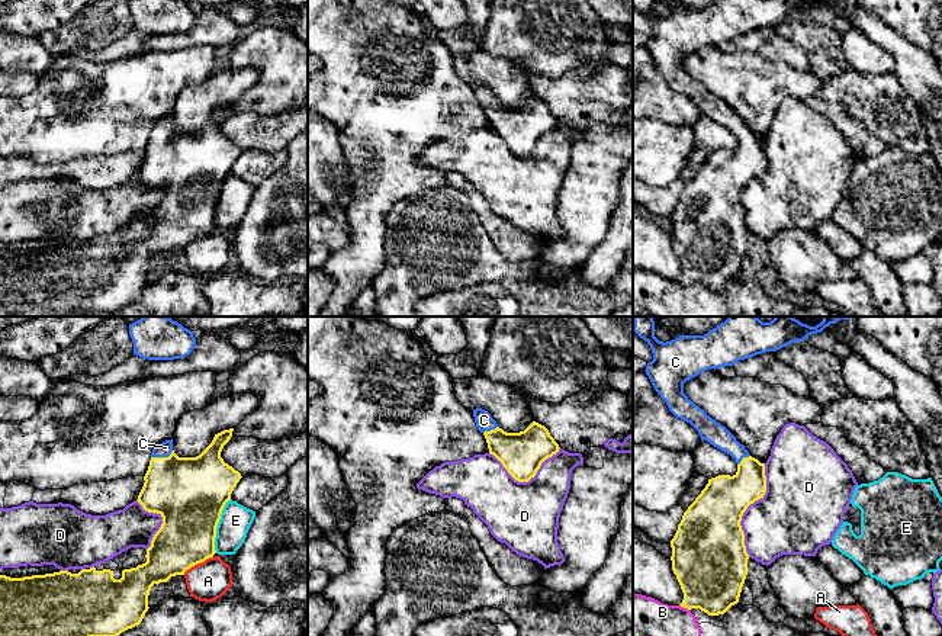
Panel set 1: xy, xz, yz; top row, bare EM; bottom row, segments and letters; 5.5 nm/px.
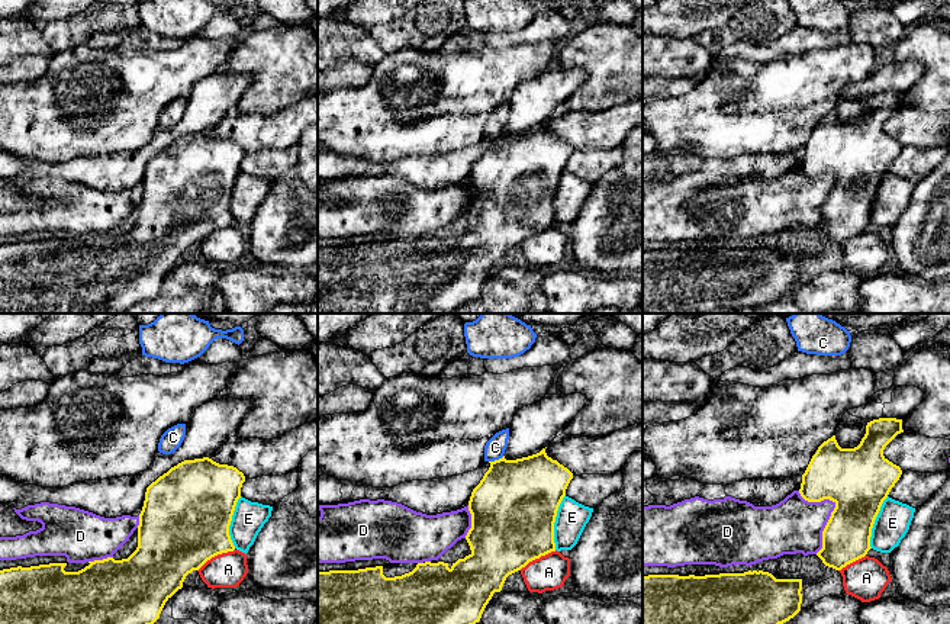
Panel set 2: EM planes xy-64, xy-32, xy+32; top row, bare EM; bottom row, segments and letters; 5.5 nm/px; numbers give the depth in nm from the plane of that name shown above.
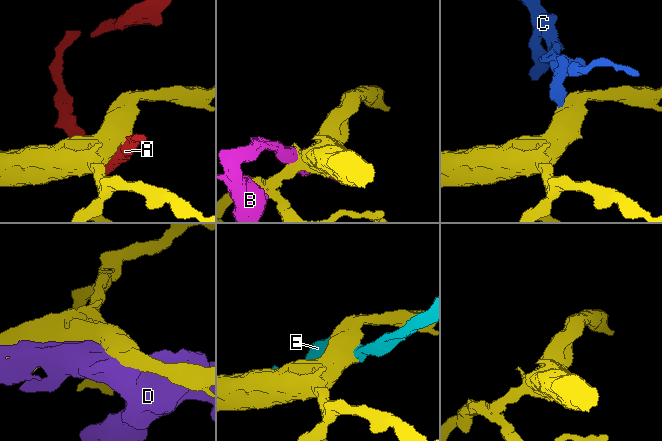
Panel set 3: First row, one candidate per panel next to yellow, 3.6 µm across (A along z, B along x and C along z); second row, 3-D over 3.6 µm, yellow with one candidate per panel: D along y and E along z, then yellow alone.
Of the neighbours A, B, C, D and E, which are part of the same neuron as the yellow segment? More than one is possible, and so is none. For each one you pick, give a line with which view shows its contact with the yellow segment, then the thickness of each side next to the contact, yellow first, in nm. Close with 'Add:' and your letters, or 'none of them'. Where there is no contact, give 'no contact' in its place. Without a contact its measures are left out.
C: contact in xy; calibres 400 and 80 nm
Add: C

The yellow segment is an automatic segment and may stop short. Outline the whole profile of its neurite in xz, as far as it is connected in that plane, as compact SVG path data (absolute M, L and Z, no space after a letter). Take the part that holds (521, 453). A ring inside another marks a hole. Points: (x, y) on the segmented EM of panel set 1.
M473 409L478 430L485 436L489 453L493 454L508 473L518 482L536 476L541 463L559 452L559 444L549 430L533 421L524 431L507 433L498 427L492 415Z

